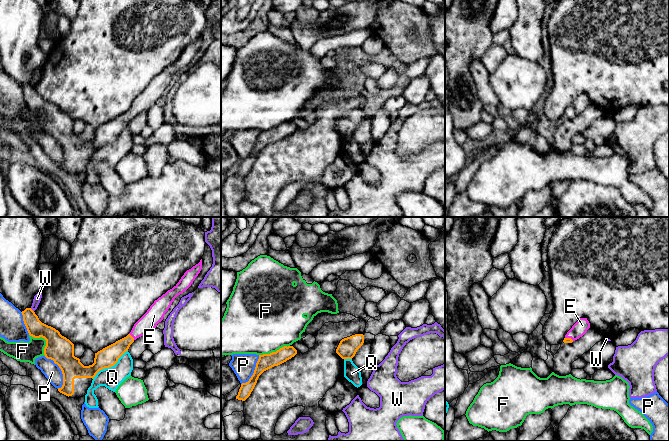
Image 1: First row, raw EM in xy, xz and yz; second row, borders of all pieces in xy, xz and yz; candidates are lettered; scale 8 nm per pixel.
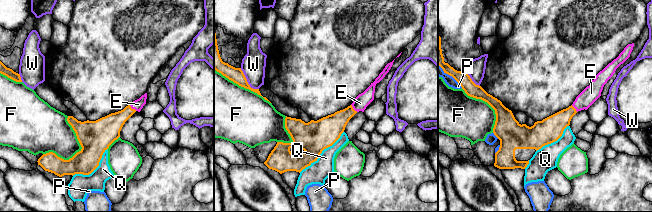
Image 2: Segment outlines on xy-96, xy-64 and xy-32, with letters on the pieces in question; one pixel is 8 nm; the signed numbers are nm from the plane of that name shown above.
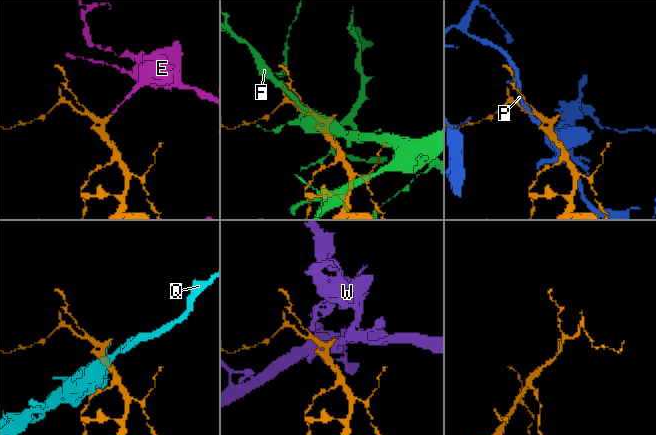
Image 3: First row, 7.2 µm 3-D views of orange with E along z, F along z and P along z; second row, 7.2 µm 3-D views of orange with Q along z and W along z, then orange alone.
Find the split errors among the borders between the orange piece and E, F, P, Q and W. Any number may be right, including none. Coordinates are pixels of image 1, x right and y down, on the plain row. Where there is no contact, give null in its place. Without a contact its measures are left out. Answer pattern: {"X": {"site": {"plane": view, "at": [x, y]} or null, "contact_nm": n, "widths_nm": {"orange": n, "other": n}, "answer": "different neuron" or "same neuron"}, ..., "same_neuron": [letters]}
{"E": {"site": {"plane": "xy", "at": [131, 112]}, "contact_nm": 70, "widths_nm": {"orange": 160, "other": 140}, "answer": "same neuron"}, "F": {"site": {"plane": "xy", "at": [45, 115]}, "contact_nm": 220, "widths_nm": {"orange": 220, "other": 160}, "answer": "different neuron"}, "P": {"site": {"plane": "xy", "at": [61, 146]}, "contact_nm": 300, "widths_nm": {"orange": 220, "other": 140}, "answer": "different neuron"}, "Q": {"site": {"plane": "xy", "at": [110, 142]}, "contact_nm": 360, "widths_nm": {"orange": 160, "other": 170}, "answer": "different neuron"}, "W": {"site": {"plane": "xy", "at": [32, 86]}, "contact_nm": 40, "widths_nm": {"orange": 140, "other": 60}, "answer": "different neuron"}, "same_neuron": ["E"]}

